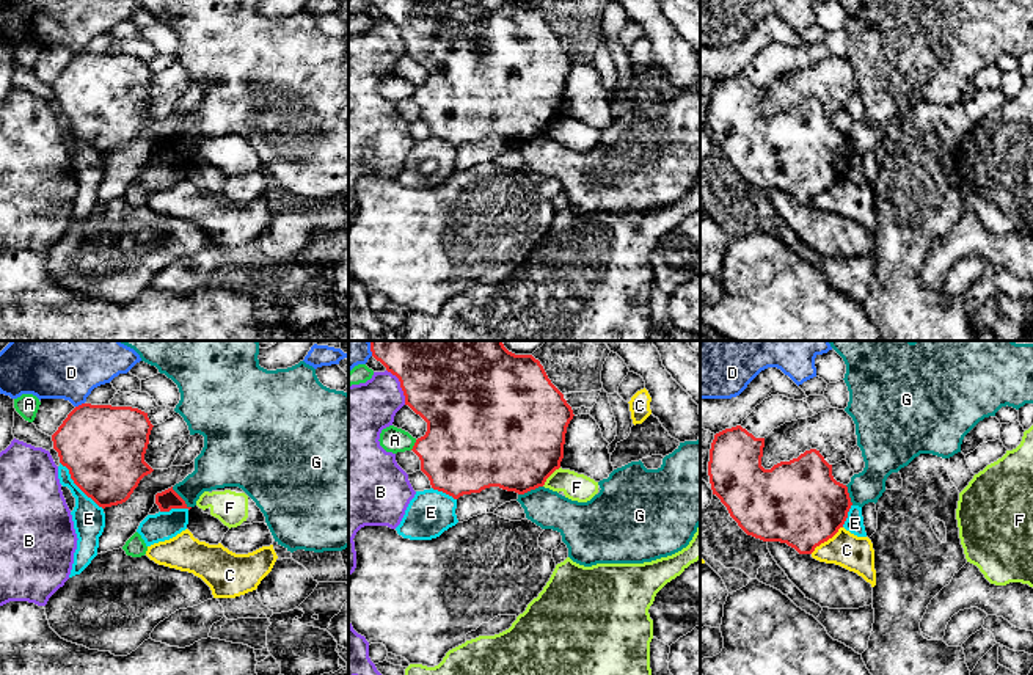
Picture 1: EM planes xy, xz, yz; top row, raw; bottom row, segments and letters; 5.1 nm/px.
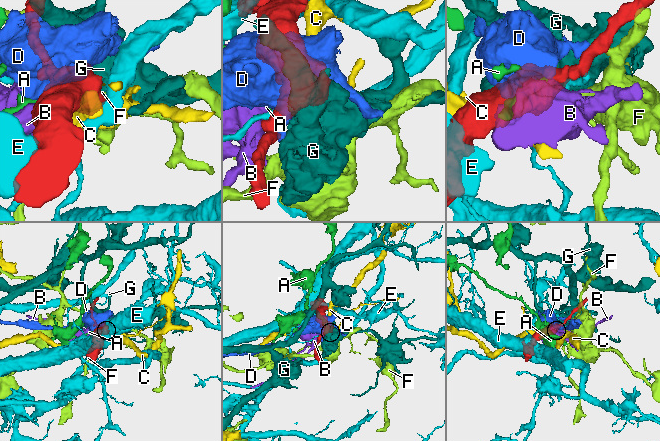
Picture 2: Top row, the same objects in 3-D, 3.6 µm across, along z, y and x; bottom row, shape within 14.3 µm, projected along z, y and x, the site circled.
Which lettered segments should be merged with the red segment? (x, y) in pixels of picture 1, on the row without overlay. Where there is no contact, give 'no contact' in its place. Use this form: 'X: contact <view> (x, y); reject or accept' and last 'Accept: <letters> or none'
A: contact xz (415, 93); reject
B: contact xz (401, 35); reject
C: contact yz (826, 189); reject
D: contact xy (79, 54); reject
E: contact xy (79, 135); reject
F: contact xz (550, 123); reject
G: contact xz (529, 138); reject
Accept: none

